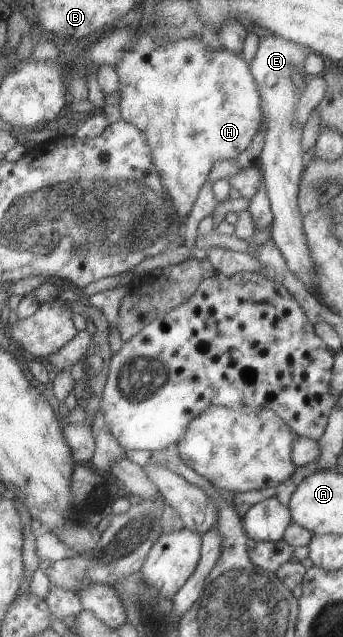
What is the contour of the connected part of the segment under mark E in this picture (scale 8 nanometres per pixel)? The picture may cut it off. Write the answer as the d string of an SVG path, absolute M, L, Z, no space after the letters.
M271 34L259 40L255 57L251 60L250 69L259 88L261 96L261 116L265 123L264 145L257 159L263 172L267 196L273 212L271 238L279 248L288 270L303 282L304 287L313 292L316 264L313 264L312 252L309 252L305 232L303 232L303 214L299 212L299 180L306 161L306 153L301 146L304 126L293 124L295 104L299 100L299 90L296 88L296 76L306 78L305 58L311 50L291 40L283 39L277 34Z

